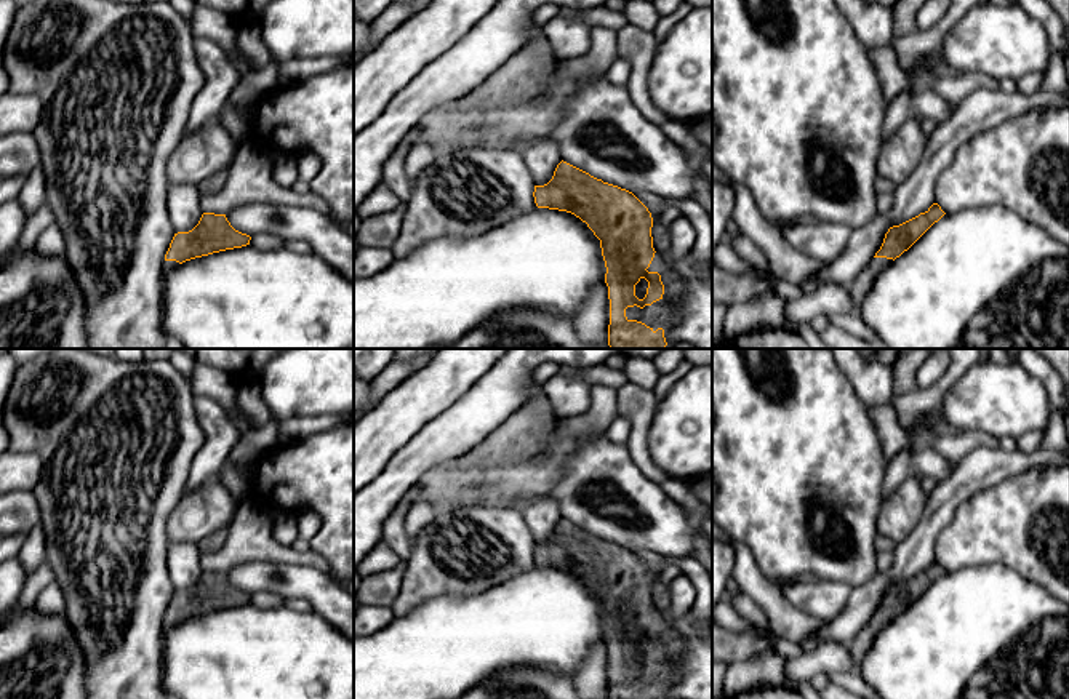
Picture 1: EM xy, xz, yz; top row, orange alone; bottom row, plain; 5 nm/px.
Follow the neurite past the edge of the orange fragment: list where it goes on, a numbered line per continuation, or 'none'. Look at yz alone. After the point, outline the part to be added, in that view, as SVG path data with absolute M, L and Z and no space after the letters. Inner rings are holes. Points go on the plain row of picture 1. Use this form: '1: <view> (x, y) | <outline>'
1: yz (858, 648) | M874 616L869 622L869 627L863 630L853 641L847 646L850 649L853 659L853 669L858 669L872 646L875 637L893 621L893 617L887 616Z

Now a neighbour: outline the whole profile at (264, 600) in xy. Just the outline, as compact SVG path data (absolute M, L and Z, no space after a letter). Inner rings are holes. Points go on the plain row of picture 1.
M258 592L254 595L251 595L250 603L253 603L254 606L259 606L262 609L267 608L277 608L280 605L283 605L286 601L286 598L277 595L277 593L270 593L270 592Z

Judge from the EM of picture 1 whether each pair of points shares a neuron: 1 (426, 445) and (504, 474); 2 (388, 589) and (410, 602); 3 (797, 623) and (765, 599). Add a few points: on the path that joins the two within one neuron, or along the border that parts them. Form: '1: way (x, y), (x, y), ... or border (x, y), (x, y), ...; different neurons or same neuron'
1: border (460, 455), (437, 463), (426, 474); different neurons
2: border (405, 562), (400, 591), (389, 607); different neurons
3: way (789, 621), (773, 605); same neuron

